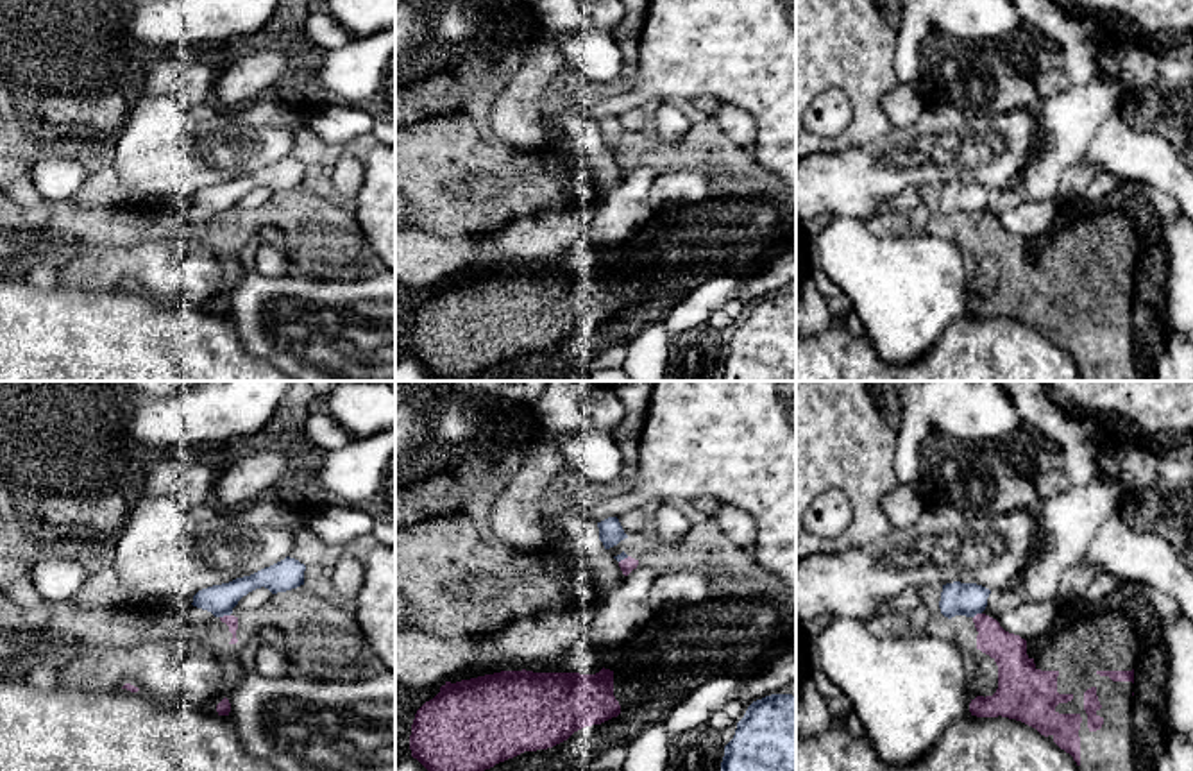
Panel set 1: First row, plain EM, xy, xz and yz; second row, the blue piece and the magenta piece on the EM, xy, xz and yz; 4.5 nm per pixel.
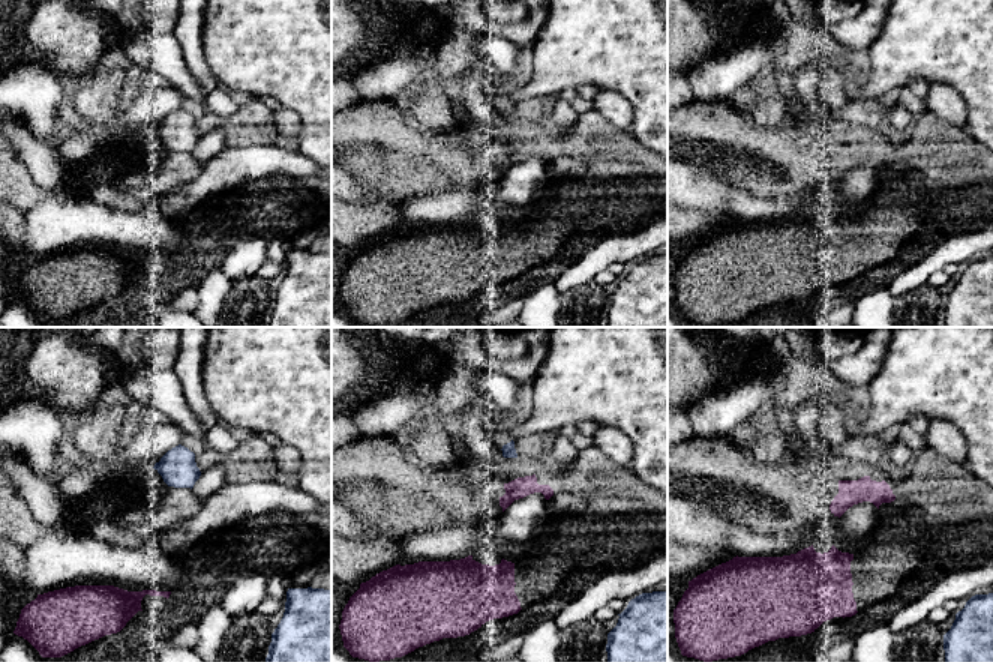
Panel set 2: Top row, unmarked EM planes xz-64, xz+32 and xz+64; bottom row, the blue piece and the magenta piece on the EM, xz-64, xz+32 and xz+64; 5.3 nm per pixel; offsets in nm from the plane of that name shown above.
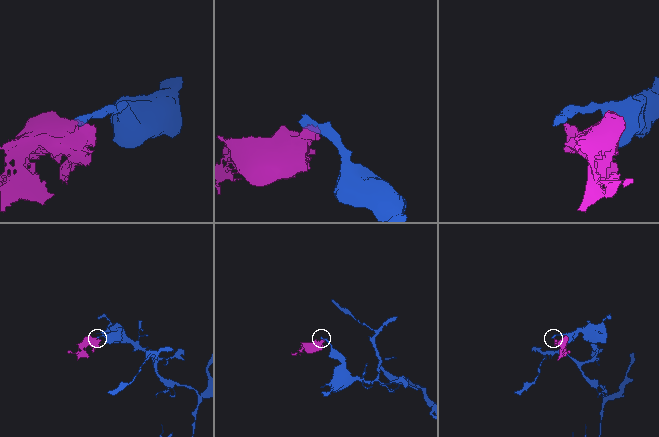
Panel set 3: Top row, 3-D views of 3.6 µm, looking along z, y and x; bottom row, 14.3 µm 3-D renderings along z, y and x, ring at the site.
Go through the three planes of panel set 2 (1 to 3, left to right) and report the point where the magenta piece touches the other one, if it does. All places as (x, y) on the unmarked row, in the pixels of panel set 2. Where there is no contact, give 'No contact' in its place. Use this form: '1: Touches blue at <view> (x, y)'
1: No contact
2: No contact
3: No contact

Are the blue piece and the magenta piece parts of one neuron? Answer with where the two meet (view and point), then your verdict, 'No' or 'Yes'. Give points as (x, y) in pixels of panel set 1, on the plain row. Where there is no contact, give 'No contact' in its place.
Touches blue at xy (224, 213). No

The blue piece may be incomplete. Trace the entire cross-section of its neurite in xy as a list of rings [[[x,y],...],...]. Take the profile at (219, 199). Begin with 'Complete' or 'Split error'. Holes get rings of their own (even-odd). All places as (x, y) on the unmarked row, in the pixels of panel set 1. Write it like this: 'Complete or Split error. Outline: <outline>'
Complete. Outline: [[[295,157],[265,166],[250,175],[229,182],[213,184],[193,195],[193,206],[211,211],[215,216],[231,215],[238,200],[256,188],[268,188],[272,193],[286,191],[304,184],[306,165]]]

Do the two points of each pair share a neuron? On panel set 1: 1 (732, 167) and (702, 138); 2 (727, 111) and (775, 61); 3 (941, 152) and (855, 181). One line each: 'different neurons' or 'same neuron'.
1: same neuron
2: different neurons
3: same neuron

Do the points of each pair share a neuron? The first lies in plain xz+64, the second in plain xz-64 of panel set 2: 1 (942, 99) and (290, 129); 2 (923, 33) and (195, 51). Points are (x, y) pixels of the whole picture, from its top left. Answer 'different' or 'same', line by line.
1: same
2: different

